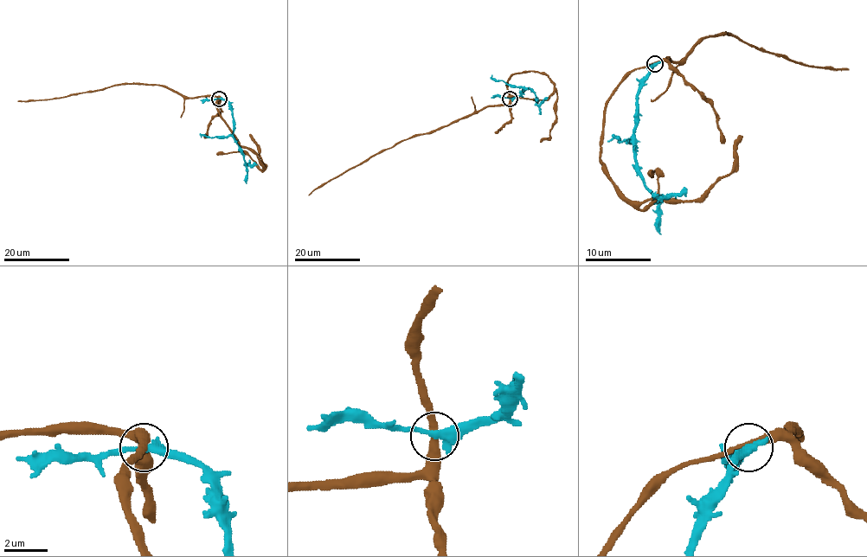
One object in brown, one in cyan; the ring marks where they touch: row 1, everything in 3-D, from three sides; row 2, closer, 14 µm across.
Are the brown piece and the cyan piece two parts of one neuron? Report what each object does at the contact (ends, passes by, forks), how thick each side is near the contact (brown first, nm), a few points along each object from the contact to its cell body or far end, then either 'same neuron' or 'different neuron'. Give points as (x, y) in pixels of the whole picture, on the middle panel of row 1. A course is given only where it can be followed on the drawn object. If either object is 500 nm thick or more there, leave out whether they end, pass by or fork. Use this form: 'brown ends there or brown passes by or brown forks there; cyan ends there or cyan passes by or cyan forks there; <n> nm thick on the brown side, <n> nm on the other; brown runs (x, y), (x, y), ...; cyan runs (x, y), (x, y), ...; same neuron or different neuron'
brown passes by; cyan passes by; 320 nm thick on the brown side, 320 nm on the other; brown runs (510, 99), (506, 105), (488, 105), (380, 150), (318, 186), (309, 195); cyan runs (510, 99), (519, 95), (523, 89), (530, 89), (536, 101); different neuron

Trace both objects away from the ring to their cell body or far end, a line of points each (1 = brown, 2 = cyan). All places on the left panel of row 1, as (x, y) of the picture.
1: (219, 99), (215, 96), (184, 97), (158, 85), (120, 83), (49, 99), (18, 101)
2: (219, 99), (228, 102), (233, 117), (233, 138), (247, 166), (246, 183)

